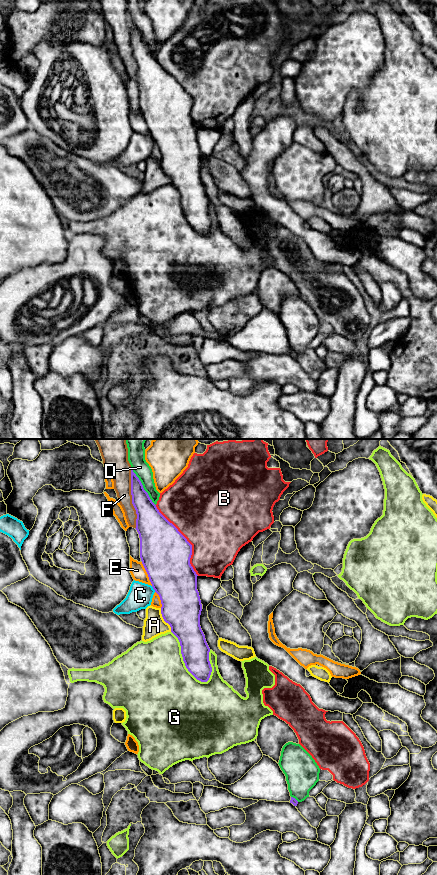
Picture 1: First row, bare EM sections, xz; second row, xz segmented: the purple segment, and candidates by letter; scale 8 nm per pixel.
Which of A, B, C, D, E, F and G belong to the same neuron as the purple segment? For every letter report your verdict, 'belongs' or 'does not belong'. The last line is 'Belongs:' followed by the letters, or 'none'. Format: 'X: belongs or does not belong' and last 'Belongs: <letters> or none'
A: does not belong
B: does not belong
C: does not belong
D: does not belong
E: does not belong
F: belongs
G: does not belong
Belongs: F

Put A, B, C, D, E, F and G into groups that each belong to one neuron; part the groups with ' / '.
A / B / C / D / E / F / G

